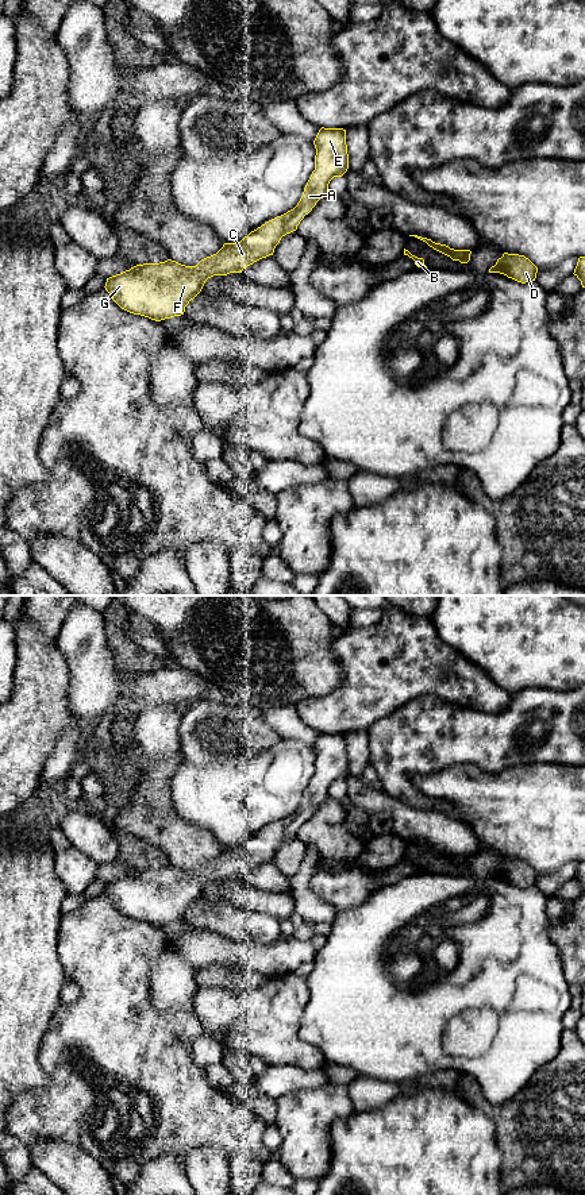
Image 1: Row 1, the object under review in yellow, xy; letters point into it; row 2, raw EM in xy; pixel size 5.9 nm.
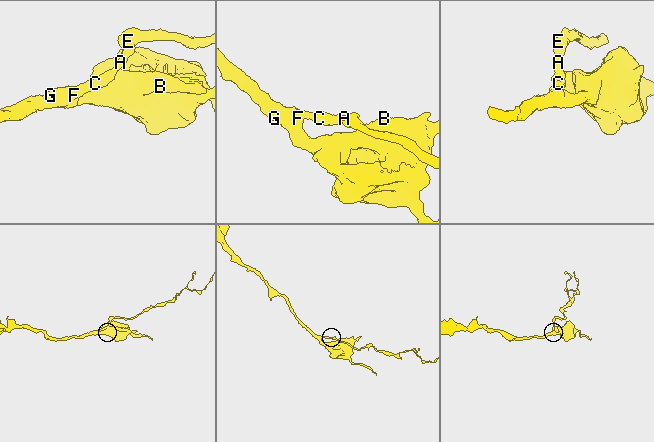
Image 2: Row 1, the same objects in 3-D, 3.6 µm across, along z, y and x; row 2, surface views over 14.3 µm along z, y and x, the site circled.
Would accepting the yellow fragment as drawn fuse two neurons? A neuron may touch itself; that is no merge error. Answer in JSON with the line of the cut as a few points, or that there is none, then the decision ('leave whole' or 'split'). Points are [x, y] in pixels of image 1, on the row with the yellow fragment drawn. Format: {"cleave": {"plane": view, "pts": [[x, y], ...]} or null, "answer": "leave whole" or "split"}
{"cleave": null, "answer": "leave whole"}

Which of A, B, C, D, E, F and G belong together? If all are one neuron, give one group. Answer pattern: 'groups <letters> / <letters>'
groups A B C D E F G

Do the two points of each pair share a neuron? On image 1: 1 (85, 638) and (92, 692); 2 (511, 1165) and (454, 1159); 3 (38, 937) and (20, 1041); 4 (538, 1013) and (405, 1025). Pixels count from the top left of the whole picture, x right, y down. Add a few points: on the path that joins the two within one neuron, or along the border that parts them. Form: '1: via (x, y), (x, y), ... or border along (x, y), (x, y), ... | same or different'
1: via (87, 651), (92, 663), (92, 678) | same
2: border along (495, 1133), (500, 1153), (501, 1180) | different
3: via (20, 963), (20, 1016) | same
4: via (505, 1005), (499, 998), (445, 998), (438, 1002) | same

